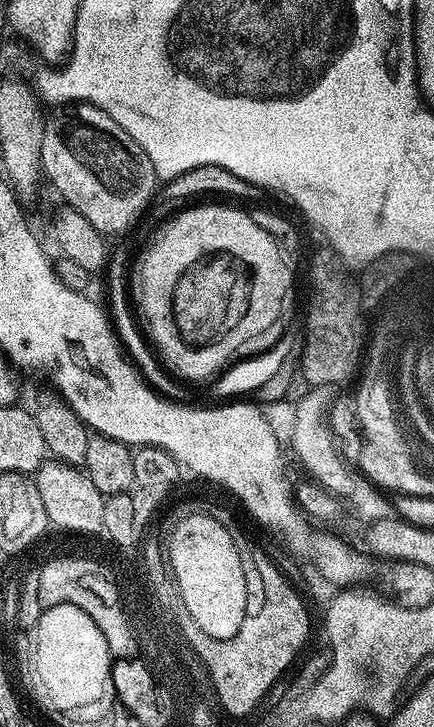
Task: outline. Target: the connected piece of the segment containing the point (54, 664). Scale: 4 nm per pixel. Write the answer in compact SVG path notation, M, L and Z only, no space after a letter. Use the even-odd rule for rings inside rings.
M63 604L41 611L34 625L36 639L36 657L38 664L34 667L42 686L48 684L48 692L62 707L71 707L76 702L90 699L90 694L98 694L98 686L104 685L104 674L111 671L113 657L108 657L110 645L94 626L90 614L78 610L78 606Z

